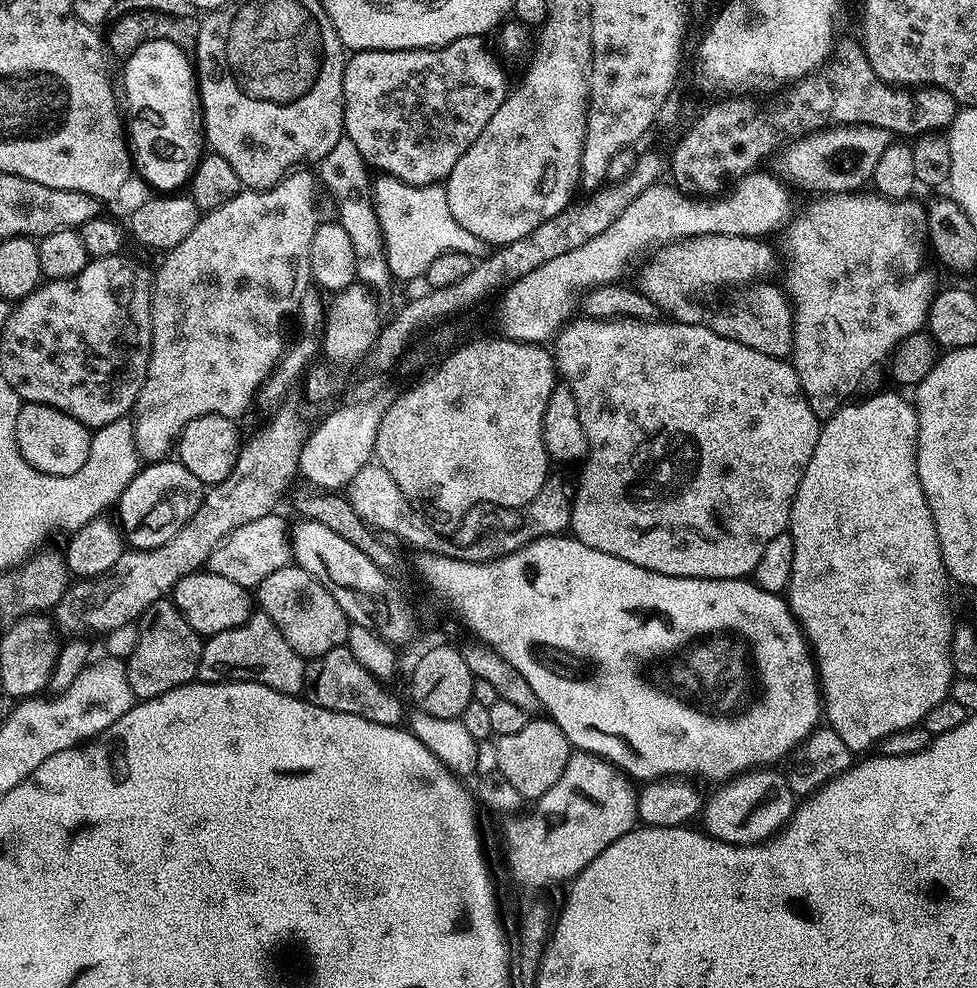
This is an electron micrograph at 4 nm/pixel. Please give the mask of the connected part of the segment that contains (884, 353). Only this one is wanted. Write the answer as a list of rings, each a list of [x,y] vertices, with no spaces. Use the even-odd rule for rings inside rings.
[[[869,194],[869,196],[864,195],[825,195],[821,199],[824,201],[808,209],[804,216],[800,218],[798,216],[786,232],[788,234],[788,244],[792,247],[792,273],[788,276],[788,288],[786,287],[786,295],[792,302],[792,325],[794,326],[790,363],[796,369],[804,395],[808,397],[809,401],[815,402],[818,405],[819,411],[824,414],[835,412],[839,405],[845,403],[849,398],[855,397],[859,393],[856,392],[859,388],[866,387],[875,378],[876,367],[879,364],[881,367],[887,361],[898,342],[902,342],[902,338],[919,332],[925,327],[928,318],[928,304],[934,295],[933,289],[920,288],[918,281],[908,280],[919,270],[920,263],[924,260],[924,252],[926,256],[924,204],[920,202],[915,204],[915,199],[912,198],[906,200],[887,200],[884,196],[875,194]]]

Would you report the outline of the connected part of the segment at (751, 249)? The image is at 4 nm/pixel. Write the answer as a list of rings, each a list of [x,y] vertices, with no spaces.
[[[706,234],[679,240],[660,250],[644,270],[642,291],[661,313],[669,312],[677,324],[699,324],[700,296],[719,288],[740,290],[763,281],[772,268],[772,248],[764,238],[735,237],[732,234]]]

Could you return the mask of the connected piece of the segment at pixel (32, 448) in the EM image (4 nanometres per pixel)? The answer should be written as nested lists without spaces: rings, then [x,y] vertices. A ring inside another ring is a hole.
[[[21,403],[18,410],[18,422],[14,426],[14,438],[18,442],[18,450],[34,470],[42,470],[42,474],[69,476],[78,474],[82,466],[86,466],[86,458],[90,458],[92,432],[78,418],[70,418],[62,410],[45,404]]]

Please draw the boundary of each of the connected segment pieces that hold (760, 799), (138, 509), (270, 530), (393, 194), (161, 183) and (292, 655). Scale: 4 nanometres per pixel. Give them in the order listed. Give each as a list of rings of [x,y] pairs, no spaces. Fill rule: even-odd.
[[[771,767],[753,770],[723,783],[712,797],[707,797],[702,808],[703,831],[727,844],[762,844],[777,835],[792,819],[798,807],[792,795],[788,777]]]
[[[165,458],[141,467],[118,501],[118,527],[125,541],[132,548],[162,546],[162,542],[174,538],[174,534],[178,534],[178,530],[182,530],[184,523],[192,517],[194,510],[198,510],[205,491],[205,485],[194,478],[194,474],[190,474],[179,459]]]
[[[280,514],[263,516],[254,522],[246,522],[246,526],[238,526],[225,540],[213,550],[208,559],[207,571],[222,574],[222,578],[230,578],[230,582],[238,582],[238,586],[254,590],[274,570],[289,567],[292,555],[292,538],[290,524]]]
[[[385,174],[376,179],[371,185],[370,197],[393,279],[421,279],[430,263],[442,253],[462,253],[474,260],[487,255],[488,245],[455,221],[450,211],[447,189],[443,185],[426,184],[418,187]]]
[[[146,42],[142,46],[138,46],[138,50],[134,50],[134,54],[130,54],[123,61],[124,64],[124,96],[122,92],[122,100],[128,103],[128,112],[126,108],[126,132],[130,137],[130,155],[134,161],[135,171],[140,172],[140,176],[146,183],[160,194],[172,194],[177,190],[183,189],[185,185],[191,181],[193,172],[200,162],[202,155],[202,109],[200,107],[200,93],[198,91],[198,77],[194,71],[193,61],[190,59],[189,53],[178,50],[178,46],[174,46],[174,42]]]
[[[253,611],[251,618],[242,622],[242,626],[234,626],[234,630],[222,630],[222,634],[207,637],[203,646],[196,671],[203,683],[226,684],[234,680],[254,682],[270,686],[270,690],[278,690],[287,696],[300,696],[304,691],[305,657],[297,654],[294,646],[282,638],[282,630],[274,626],[265,612]]]

